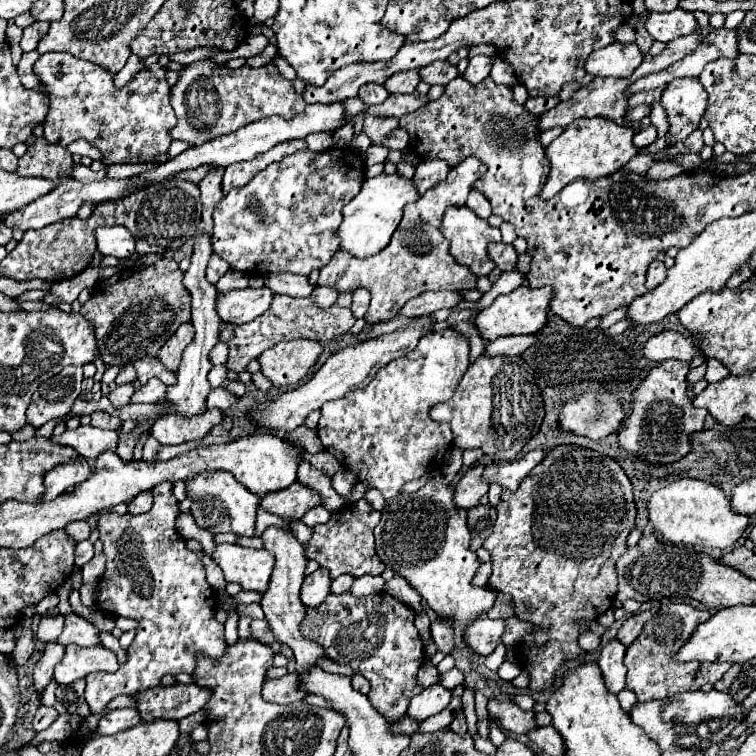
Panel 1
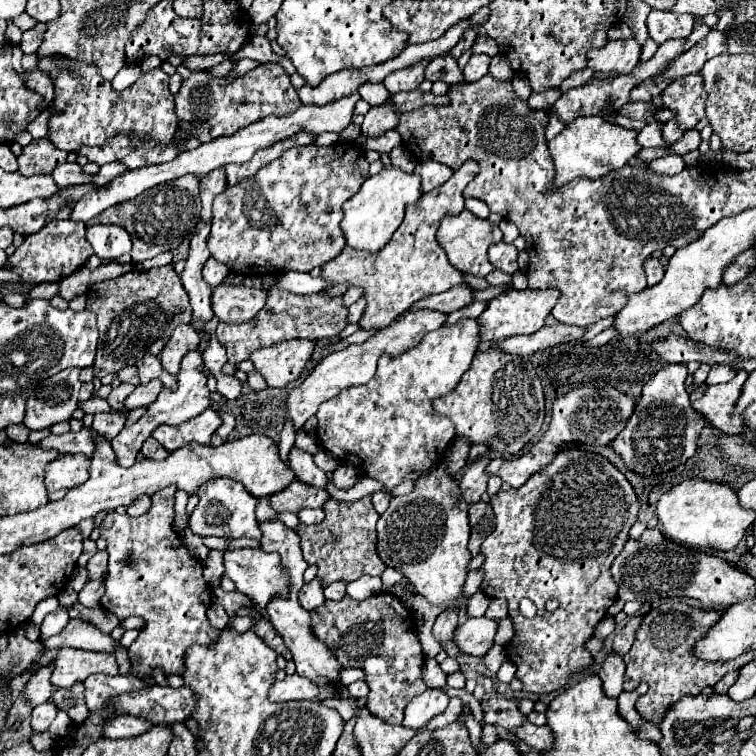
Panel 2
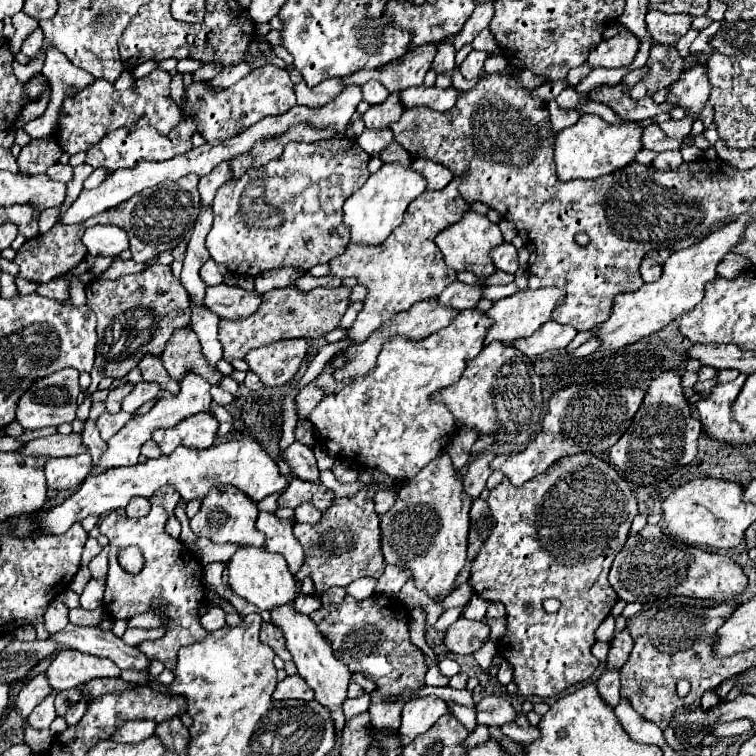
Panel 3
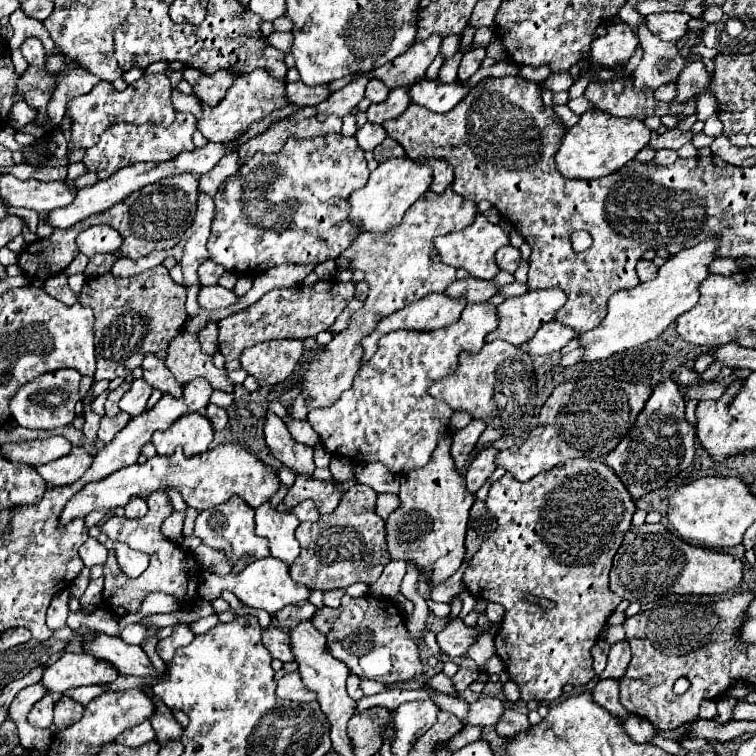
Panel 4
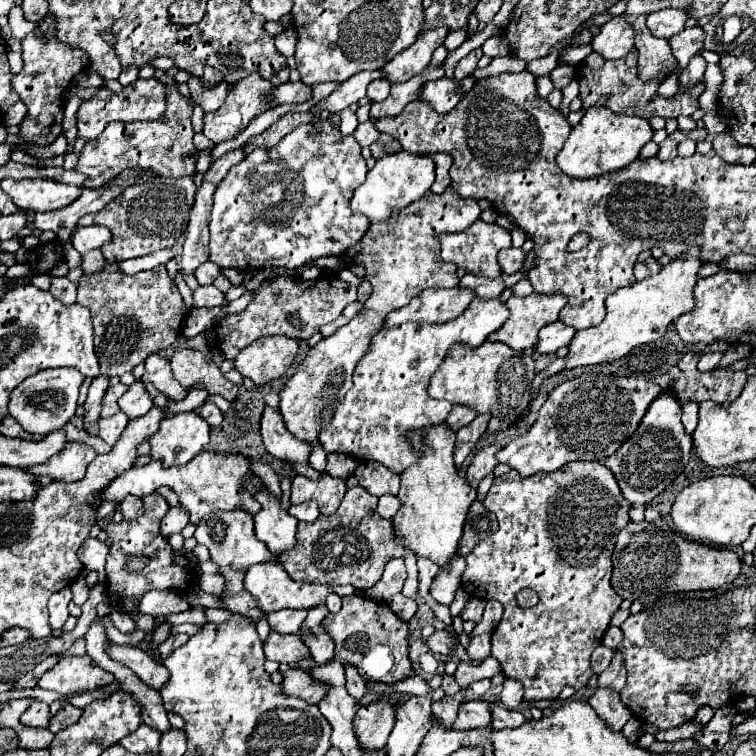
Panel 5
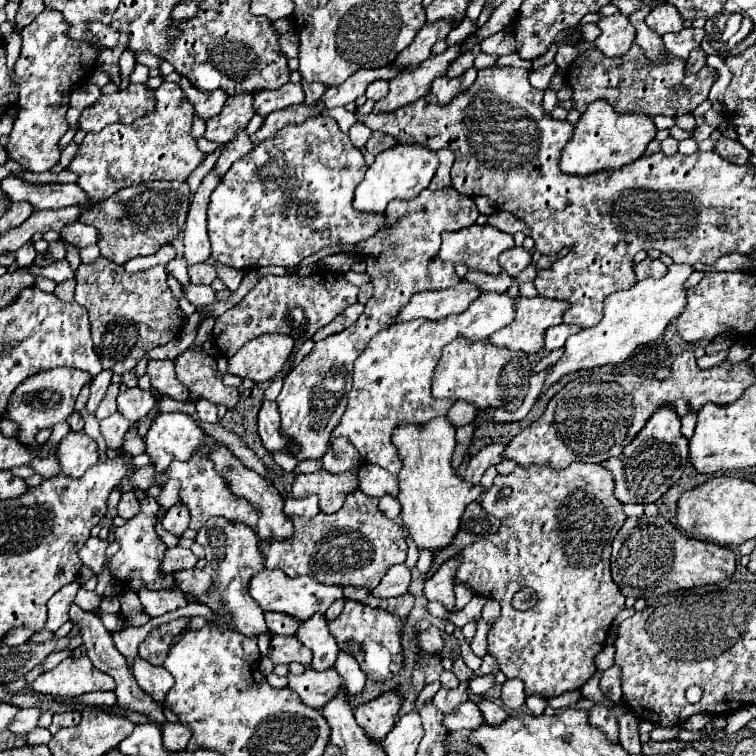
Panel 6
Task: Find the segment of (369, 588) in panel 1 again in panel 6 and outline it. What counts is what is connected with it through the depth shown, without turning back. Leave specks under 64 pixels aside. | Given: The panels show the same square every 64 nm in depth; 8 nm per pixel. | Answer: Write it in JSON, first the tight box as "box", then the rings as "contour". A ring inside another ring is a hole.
{"box":[248,568,344,620],"contour":[[[264,568],[258,574],[254,574],[250,578],[248,590],[250,590],[250,596],[262,606],[264,612],[268,610],[286,612],[290,616],[296,616],[298,620],[308,620],[314,612],[326,612],[334,600],[344,598],[342,586],[326,586],[326,584],[320,584],[318,580],[310,580],[310,576],[290,578],[280,568],[274,568],[274,570]]]}

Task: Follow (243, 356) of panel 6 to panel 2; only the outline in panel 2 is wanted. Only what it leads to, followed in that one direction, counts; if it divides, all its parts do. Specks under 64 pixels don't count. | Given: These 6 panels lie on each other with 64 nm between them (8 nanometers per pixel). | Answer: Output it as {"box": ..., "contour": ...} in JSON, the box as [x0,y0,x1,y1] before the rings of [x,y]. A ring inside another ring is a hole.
{"box":[250,340,316,388],"contour":[[[284,340],[268,348],[260,348],[250,356],[256,370],[266,378],[268,386],[284,388],[296,382],[310,362],[316,344],[312,340]]]}

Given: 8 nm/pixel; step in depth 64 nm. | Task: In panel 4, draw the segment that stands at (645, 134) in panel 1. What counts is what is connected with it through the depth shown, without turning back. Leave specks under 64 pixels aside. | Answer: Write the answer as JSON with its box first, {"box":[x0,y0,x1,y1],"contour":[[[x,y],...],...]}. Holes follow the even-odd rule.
{"box":[648,128,694,150],"contour":[[[678,128],[668,130],[662,135],[657,134],[656,131],[652,131],[648,145],[655,150],[662,148],[678,150],[684,144],[691,142],[693,136],[694,133],[692,130],[684,132]]]}

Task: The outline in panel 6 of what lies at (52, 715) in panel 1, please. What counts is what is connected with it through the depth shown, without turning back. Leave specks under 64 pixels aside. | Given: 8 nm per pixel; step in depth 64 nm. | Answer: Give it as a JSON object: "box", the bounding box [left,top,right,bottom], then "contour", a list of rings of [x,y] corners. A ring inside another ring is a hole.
{"box":[10,706,42,734],"contour":[[[38,706],[22,708],[22,710],[18,712],[18,716],[14,718],[14,726],[10,724],[10,730],[12,730],[14,734],[26,734],[26,732],[30,732],[32,728],[38,726],[40,716],[42,716],[42,708],[38,708]]]}

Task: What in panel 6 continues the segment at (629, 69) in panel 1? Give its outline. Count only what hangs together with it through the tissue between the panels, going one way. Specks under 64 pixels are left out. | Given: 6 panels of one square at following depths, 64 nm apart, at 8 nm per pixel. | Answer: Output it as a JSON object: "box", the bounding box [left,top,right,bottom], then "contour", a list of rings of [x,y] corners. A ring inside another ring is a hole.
{"box":[594,14,636,58],"contour":[[[614,14],[610,18],[600,18],[598,28],[602,34],[594,40],[594,46],[608,58],[624,56],[634,44],[636,30],[624,14]]]}

